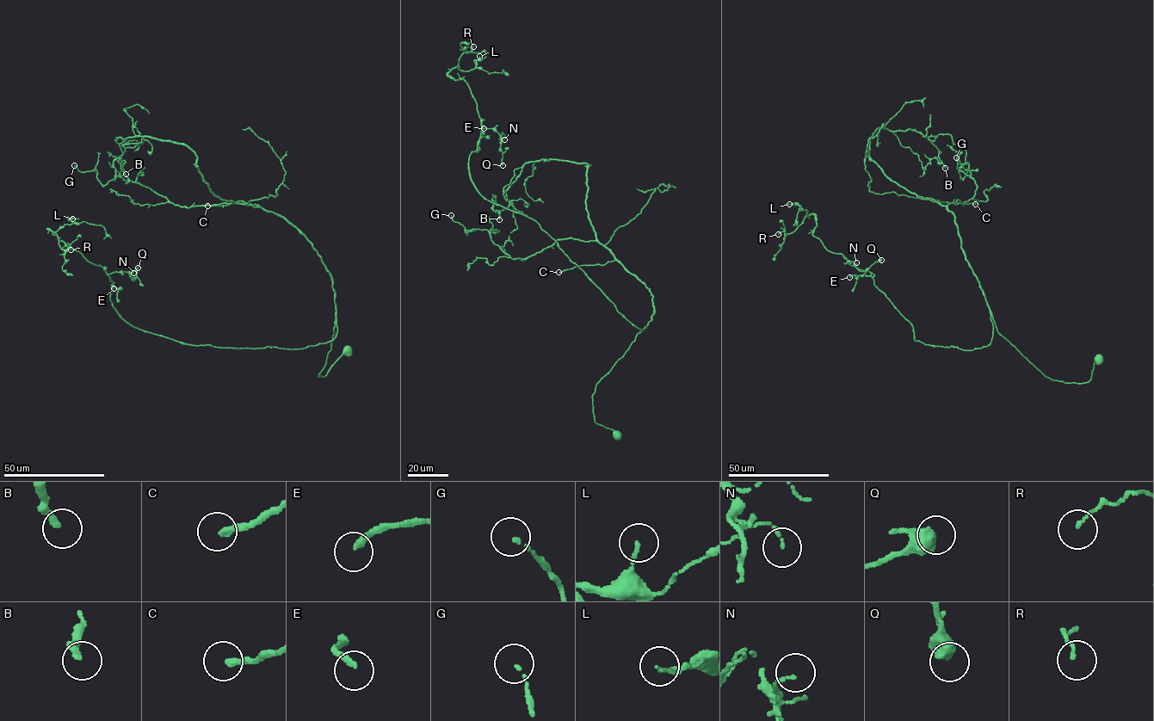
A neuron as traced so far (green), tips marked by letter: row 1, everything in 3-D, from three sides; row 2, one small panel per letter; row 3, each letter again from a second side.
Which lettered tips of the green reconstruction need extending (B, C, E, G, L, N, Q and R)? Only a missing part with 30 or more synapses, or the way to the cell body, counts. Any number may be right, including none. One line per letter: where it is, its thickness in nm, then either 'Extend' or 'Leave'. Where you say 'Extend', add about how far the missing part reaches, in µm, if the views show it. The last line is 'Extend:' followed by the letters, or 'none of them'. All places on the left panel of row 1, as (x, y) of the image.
B: Place: (126, 174). Thickness 200 nm. Leave
C: Place: (207, 206). Thickness 240 nm. Extend. Missing length about 70 µm
E: Place: (114, 288). Thickness 240 nm. Extend. Missing length about 50 µm
G: Place: (74, 165). Thickness 120 nm. Leave
L: Place: (72, 218). Thickness 110 nm. Leave
N: Place: (133, 273). Thickness 110 nm. Leave
Q: Place: (138, 268). Thickness 440 nm. Leave
R: Place: (70, 249). Thickness 110 nm. Leave
Extend: C, E

